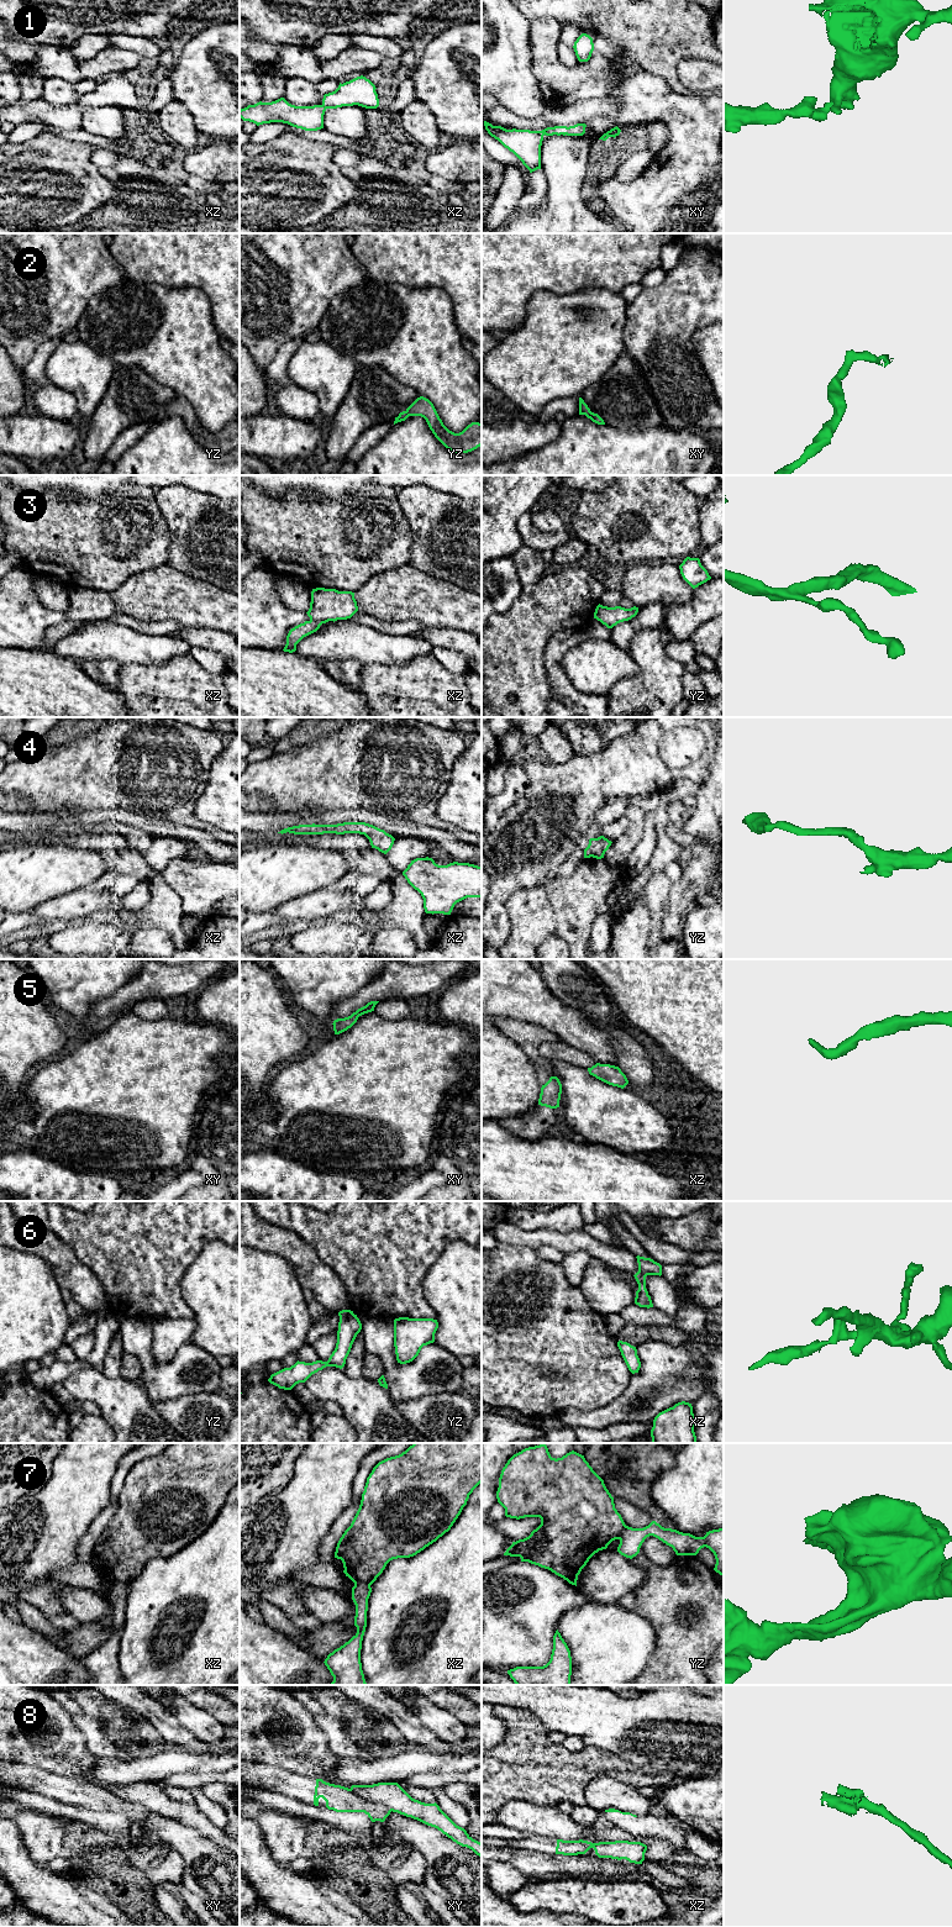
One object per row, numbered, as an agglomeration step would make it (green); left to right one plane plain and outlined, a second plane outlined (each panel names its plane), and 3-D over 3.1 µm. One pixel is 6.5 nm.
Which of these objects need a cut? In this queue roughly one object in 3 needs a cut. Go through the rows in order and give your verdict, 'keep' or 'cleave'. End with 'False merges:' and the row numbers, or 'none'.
1: keep
2: keep
3: keep
4: keep
5: keep
6: keep
7: cleave
8: cleave
False merges: 7, 8

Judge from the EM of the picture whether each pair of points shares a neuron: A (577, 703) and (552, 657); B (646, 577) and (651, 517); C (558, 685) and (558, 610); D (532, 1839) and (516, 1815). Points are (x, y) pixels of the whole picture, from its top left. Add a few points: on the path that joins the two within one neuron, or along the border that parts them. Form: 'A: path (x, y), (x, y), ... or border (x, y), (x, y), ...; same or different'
A: path (566, 691), (553, 668); same
B: border (648, 562), (630, 562), (627, 564); different
C: border (587, 626), (557, 631), (548, 641), (543, 656); different
D: border (530, 1833), (548, 1836), (556, 1839); different

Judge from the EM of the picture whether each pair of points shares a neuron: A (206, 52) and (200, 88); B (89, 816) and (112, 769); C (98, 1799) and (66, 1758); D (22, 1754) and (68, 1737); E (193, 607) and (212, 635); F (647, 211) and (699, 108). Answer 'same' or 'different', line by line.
A: same
B: different
C: different
D: same
E: different
F: same

